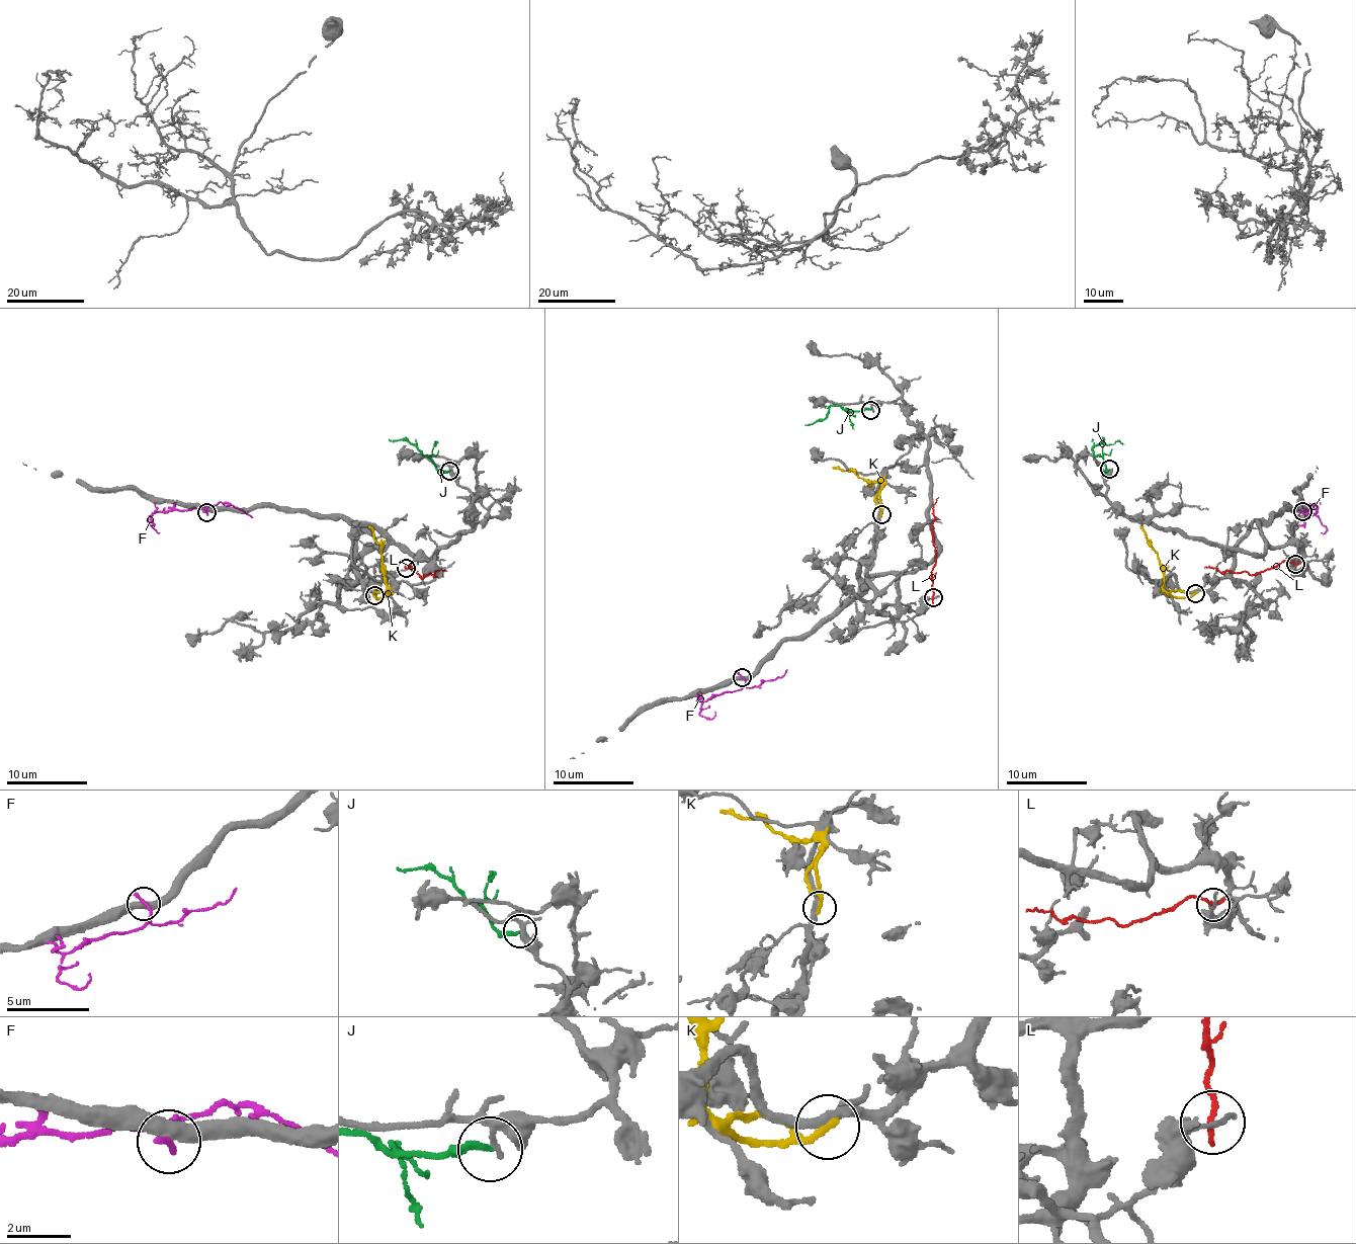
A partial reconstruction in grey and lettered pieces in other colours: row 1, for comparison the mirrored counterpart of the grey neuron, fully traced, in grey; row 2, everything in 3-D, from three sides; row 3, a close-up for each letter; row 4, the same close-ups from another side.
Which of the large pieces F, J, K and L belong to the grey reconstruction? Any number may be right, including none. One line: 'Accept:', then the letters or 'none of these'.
Accept: none of these

